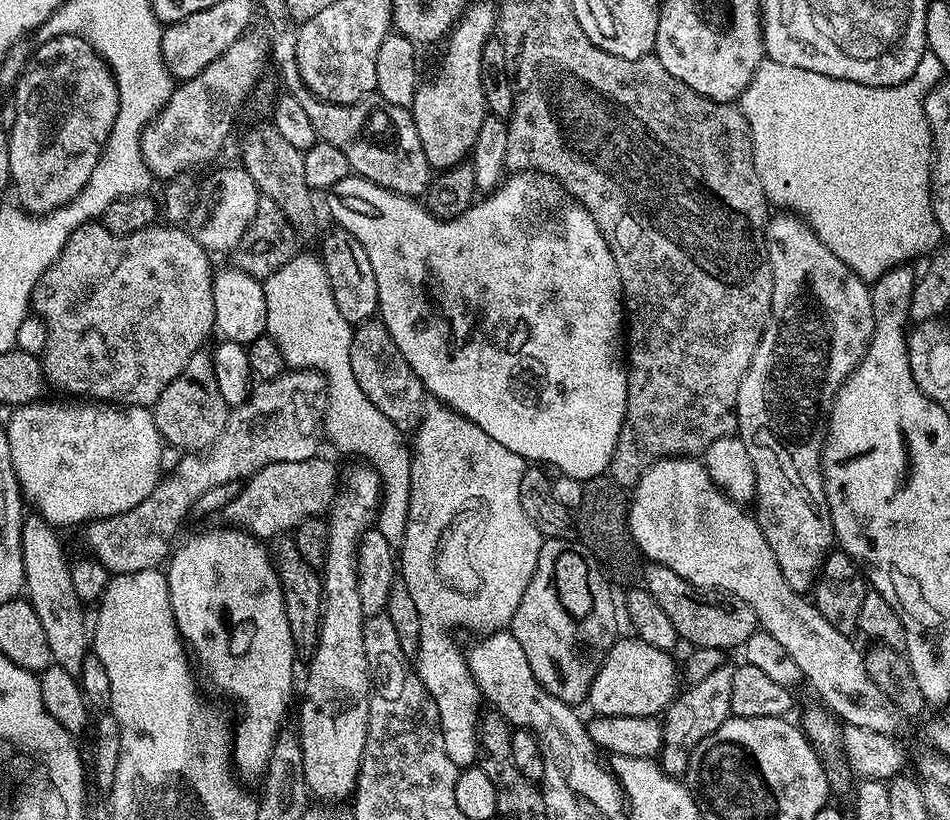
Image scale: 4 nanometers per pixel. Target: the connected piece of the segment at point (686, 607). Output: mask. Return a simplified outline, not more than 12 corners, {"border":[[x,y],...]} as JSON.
{"border":[[662,568],[648,593],[679,639],[740,650],[754,610]]}

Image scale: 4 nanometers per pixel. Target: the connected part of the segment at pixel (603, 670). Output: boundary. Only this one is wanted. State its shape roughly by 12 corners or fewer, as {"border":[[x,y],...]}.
{"border":[[617,639],[590,686],[598,716],[659,717],[682,684],[671,651]]}

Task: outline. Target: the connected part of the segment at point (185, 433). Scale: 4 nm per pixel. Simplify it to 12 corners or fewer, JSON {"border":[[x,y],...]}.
{"border":[[211,351],[195,352],[151,407],[165,445],[202,452],[230,409]]}

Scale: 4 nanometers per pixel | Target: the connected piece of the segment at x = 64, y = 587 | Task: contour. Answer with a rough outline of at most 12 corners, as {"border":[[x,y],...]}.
{"border":[[25,515],[26,599],[53,665],[76,678],[90,624],[59,534]]}

